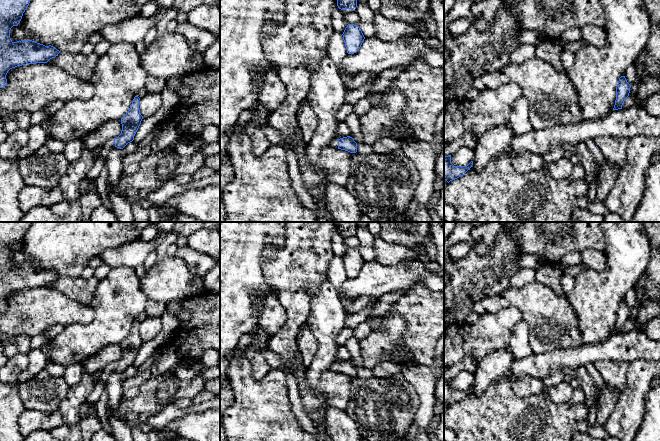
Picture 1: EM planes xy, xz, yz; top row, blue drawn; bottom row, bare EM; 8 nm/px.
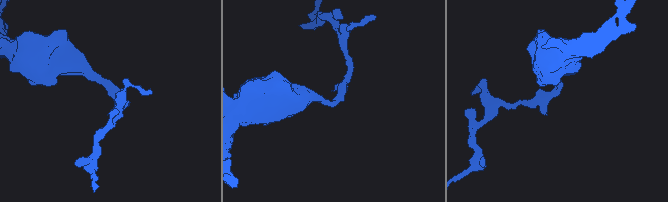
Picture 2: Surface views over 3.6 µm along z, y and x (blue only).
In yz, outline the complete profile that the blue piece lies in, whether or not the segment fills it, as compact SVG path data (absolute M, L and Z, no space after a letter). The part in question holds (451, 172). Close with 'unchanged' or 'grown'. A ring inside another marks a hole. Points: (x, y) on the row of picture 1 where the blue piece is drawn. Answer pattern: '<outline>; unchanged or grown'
M451 155L444 157L444 179L449 183L450 181L463 176L473 165L471 161L467 166L454 166L451 163Z; unchanged

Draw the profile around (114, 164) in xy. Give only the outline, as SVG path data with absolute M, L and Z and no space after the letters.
M114 147L108 153L106 167L108 169L108 182L116 185L123 174L124 166L122 162L122 149Z

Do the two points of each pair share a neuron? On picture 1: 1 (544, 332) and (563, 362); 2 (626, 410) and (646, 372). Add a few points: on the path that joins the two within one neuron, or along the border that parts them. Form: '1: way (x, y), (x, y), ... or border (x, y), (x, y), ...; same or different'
1: border (578, 346), (554, 349), (543, 353), (532, 353); different
2: way (631, 401), (639, 381); same

